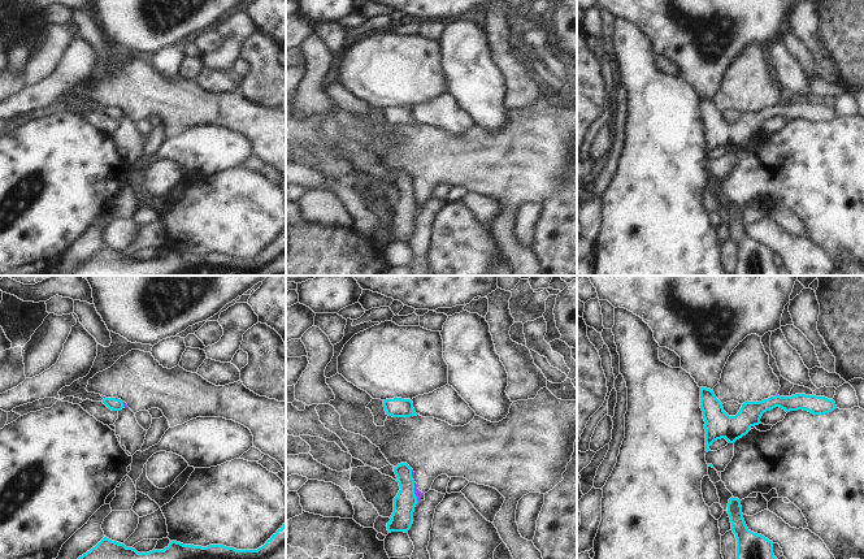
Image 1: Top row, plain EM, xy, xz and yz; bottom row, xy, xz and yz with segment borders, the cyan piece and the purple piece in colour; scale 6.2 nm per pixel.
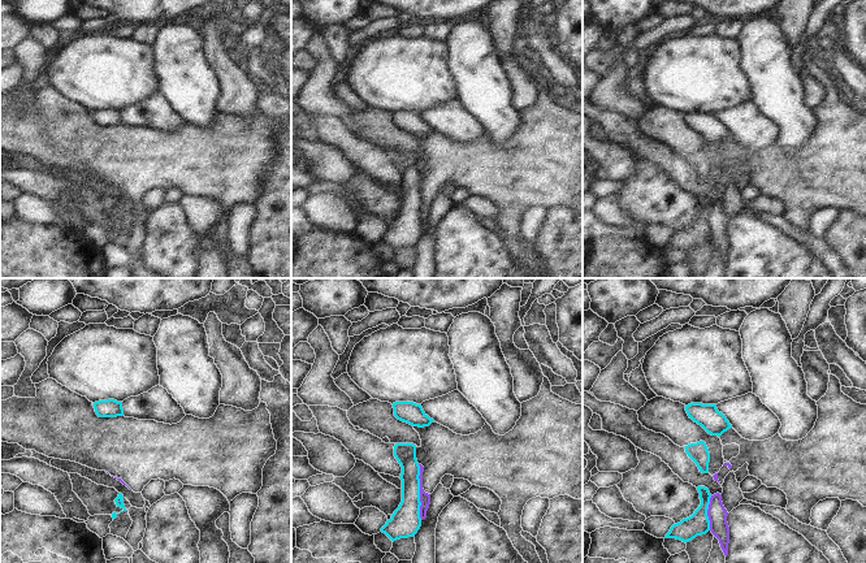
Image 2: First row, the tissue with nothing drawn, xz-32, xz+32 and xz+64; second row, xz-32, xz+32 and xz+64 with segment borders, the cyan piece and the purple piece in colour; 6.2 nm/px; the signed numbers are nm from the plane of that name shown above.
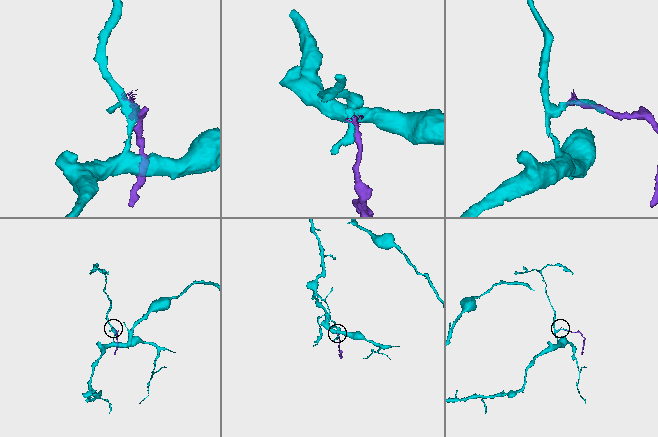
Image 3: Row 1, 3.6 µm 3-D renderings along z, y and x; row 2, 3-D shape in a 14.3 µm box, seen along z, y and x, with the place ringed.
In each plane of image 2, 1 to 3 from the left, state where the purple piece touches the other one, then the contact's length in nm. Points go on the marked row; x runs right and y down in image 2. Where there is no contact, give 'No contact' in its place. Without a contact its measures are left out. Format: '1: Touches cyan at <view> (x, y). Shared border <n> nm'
1: No contact
2: Touches cyan at xz+32 (419, 492). Shared border 340 nm
3: Touches cyan at xz+64 (706, 512). Shared border 220 nm

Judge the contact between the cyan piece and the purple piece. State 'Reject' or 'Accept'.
Reject

